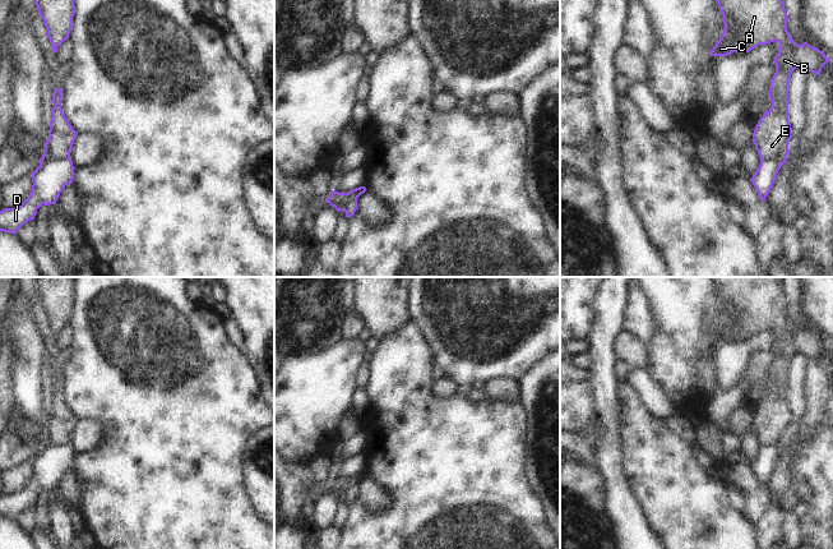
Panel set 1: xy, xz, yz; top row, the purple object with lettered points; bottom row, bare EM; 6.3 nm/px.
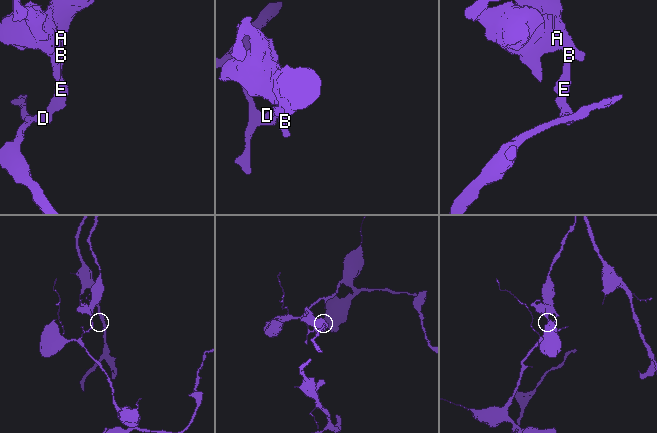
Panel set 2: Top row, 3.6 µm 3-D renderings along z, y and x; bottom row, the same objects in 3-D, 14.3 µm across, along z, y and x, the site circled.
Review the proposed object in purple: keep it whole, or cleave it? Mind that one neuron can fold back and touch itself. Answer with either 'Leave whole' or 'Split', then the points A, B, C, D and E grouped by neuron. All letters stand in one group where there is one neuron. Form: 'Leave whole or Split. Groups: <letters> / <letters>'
Split. Groups: A B C E / D.

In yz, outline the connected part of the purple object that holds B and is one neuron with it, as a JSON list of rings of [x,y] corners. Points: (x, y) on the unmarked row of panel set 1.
[[[713,277],[723,301],[723,319],[711,336],[712,342],[749,338],[759,331],[779,329],[773,349],[776,360],[770,365],[768,382],[772,393],[758,407],[753,426],[760,446],[788,440],[791,410],[788,406],[788,370],[797,354],[820,361],[829,347],[807,328],[797,331],[787,317],[787,299],[778,277]]]

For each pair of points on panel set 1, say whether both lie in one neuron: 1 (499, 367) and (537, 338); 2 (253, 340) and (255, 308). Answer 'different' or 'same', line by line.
1: same
2: same

